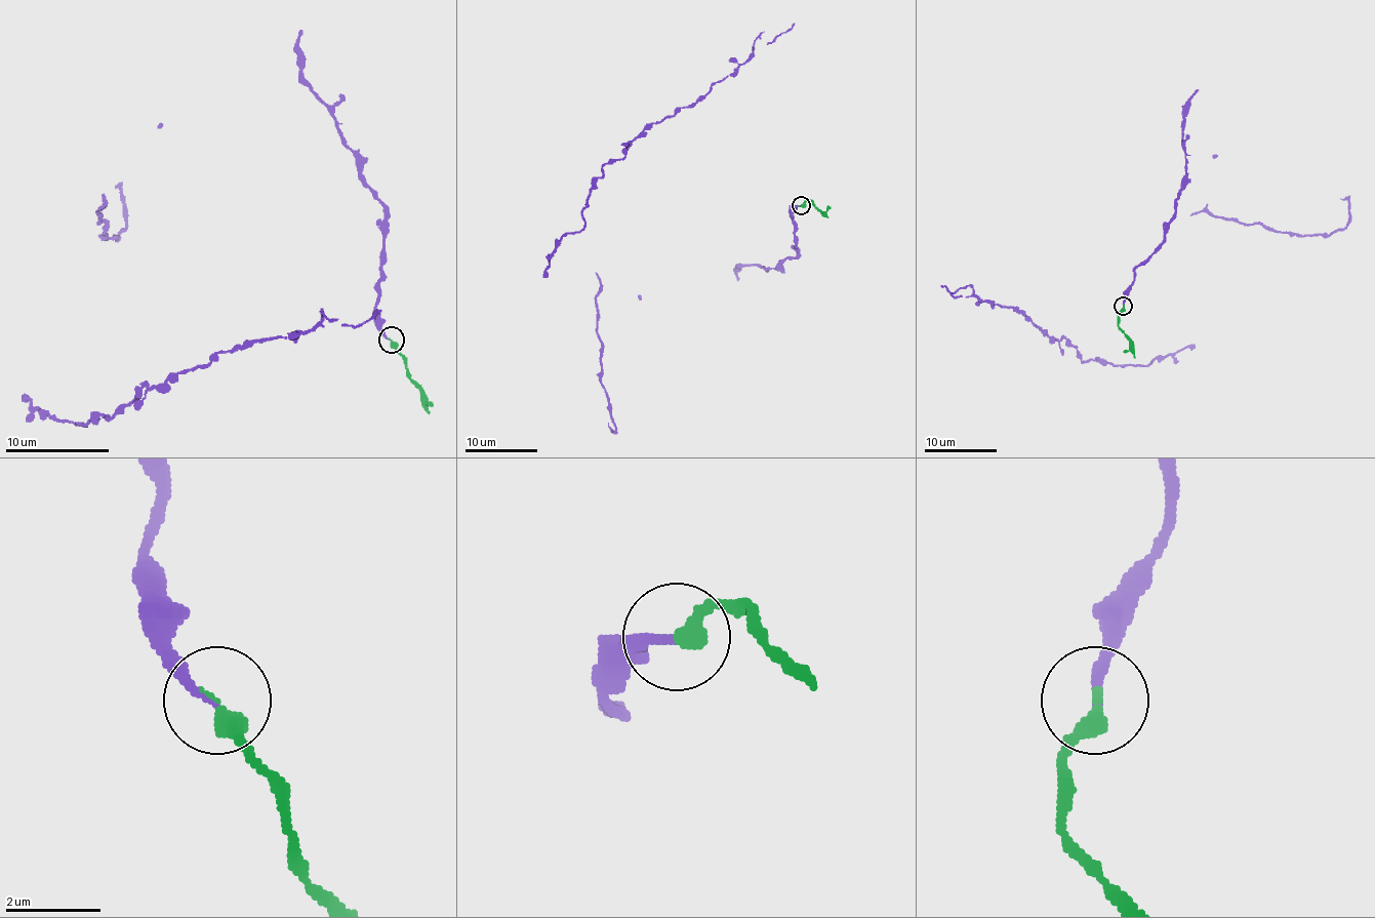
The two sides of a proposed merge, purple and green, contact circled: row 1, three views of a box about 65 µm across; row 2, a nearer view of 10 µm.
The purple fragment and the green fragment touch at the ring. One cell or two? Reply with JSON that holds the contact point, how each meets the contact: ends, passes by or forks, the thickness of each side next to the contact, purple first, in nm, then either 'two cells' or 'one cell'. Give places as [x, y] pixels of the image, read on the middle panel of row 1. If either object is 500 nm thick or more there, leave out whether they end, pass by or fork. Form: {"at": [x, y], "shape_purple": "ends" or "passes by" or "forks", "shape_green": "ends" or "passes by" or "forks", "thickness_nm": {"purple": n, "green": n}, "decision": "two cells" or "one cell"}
{"at": [801, 205], "shape_purple": "ends", "shape_green": "ends", "thickness_nm": {"purple": 180, "green": 400}, "decision": "one cell"}

